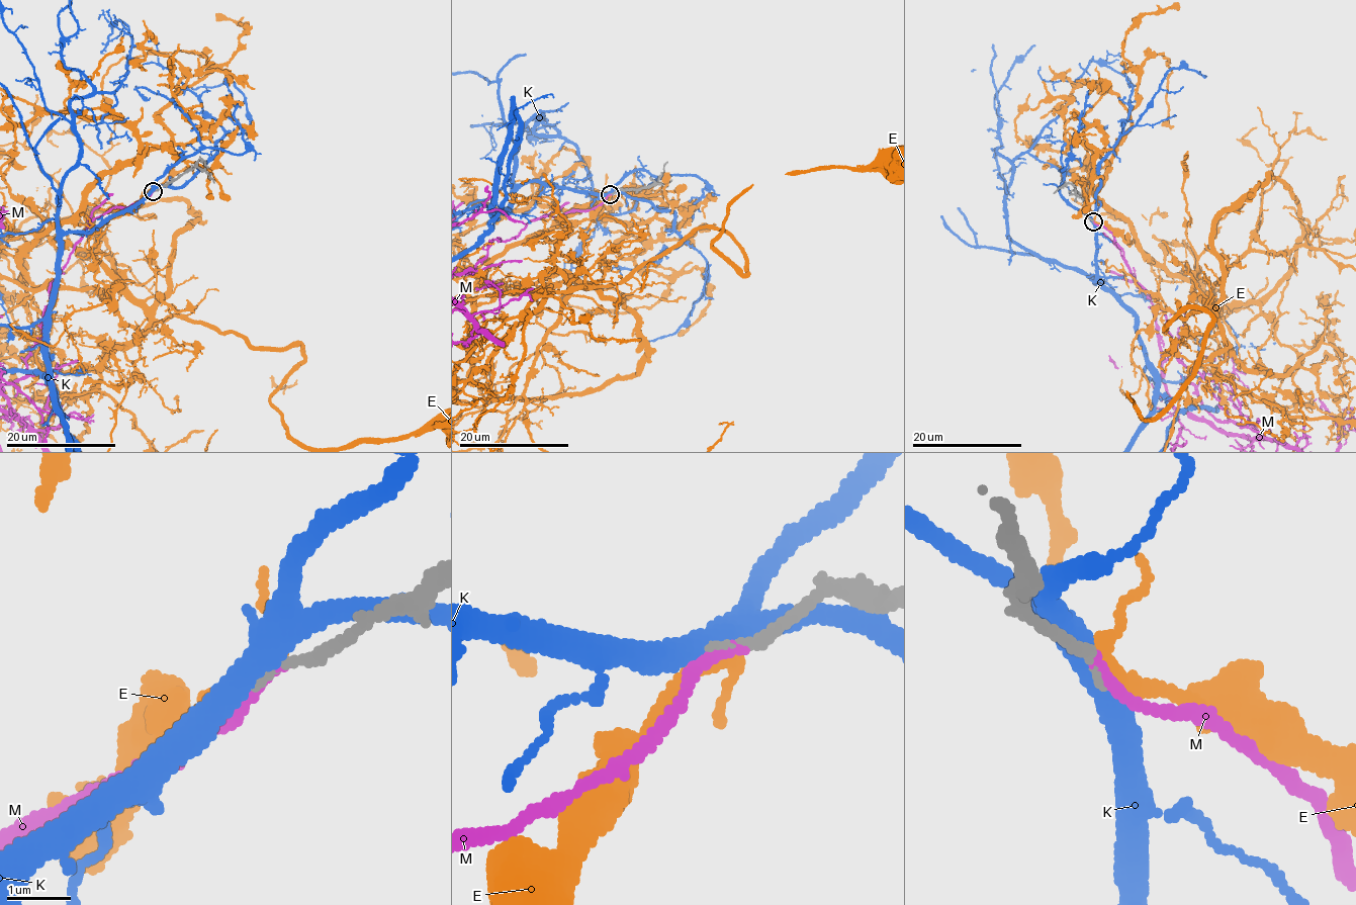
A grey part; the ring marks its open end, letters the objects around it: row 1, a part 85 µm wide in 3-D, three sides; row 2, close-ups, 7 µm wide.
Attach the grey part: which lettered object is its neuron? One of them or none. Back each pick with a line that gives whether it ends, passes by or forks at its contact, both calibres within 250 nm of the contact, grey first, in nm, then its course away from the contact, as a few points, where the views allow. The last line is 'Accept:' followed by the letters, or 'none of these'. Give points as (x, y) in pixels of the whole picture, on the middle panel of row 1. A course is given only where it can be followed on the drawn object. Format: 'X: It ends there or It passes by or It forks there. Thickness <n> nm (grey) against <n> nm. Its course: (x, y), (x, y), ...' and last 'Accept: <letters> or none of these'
M: It ends there. Thickness 180 nm (grey) against 190 nm
Accept: M

